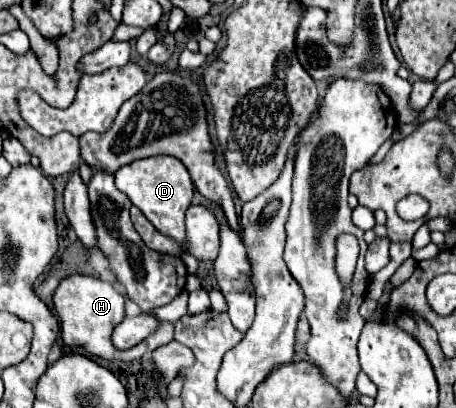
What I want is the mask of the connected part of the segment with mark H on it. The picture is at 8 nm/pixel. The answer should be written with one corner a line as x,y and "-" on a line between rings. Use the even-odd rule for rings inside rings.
82,274
64,278
54,292
54,308
60,318
60,330
62,330
64,344
66,346
82,346
90,354
100,356
108,362
112,362
112,360
132,362
132,360
138,360
144,354
154,352
156,348
174,340
172,324
166,322
166,324
162,324
162,328
166,328
166,330
158,330
156,334
148,336
144,342
140,342
138,346
134,346
130,350
118,350
112,344
112,332
124,320
124,302
126,302
124,296
112,286
112,282
104,282
100,278
82,276
-
164,338
166,338
166,342
164,342

